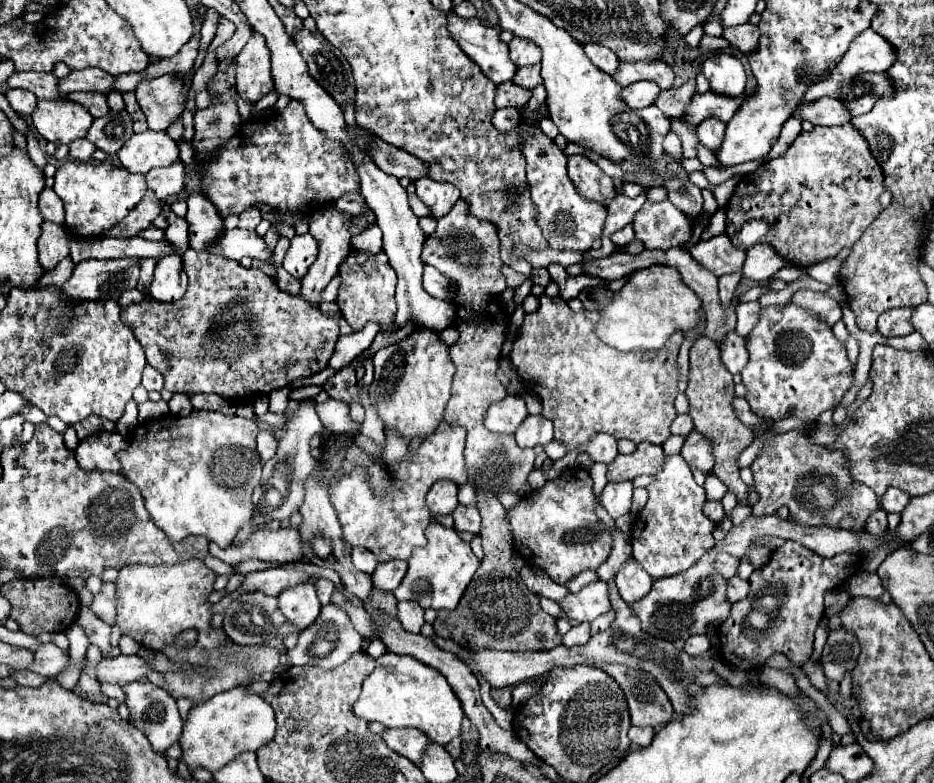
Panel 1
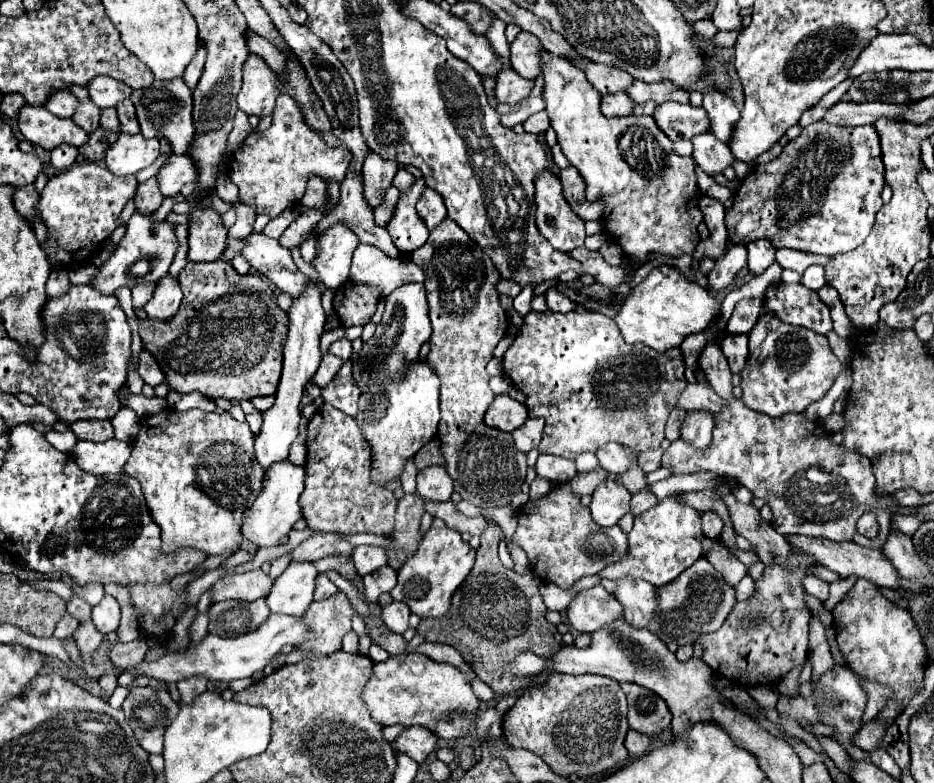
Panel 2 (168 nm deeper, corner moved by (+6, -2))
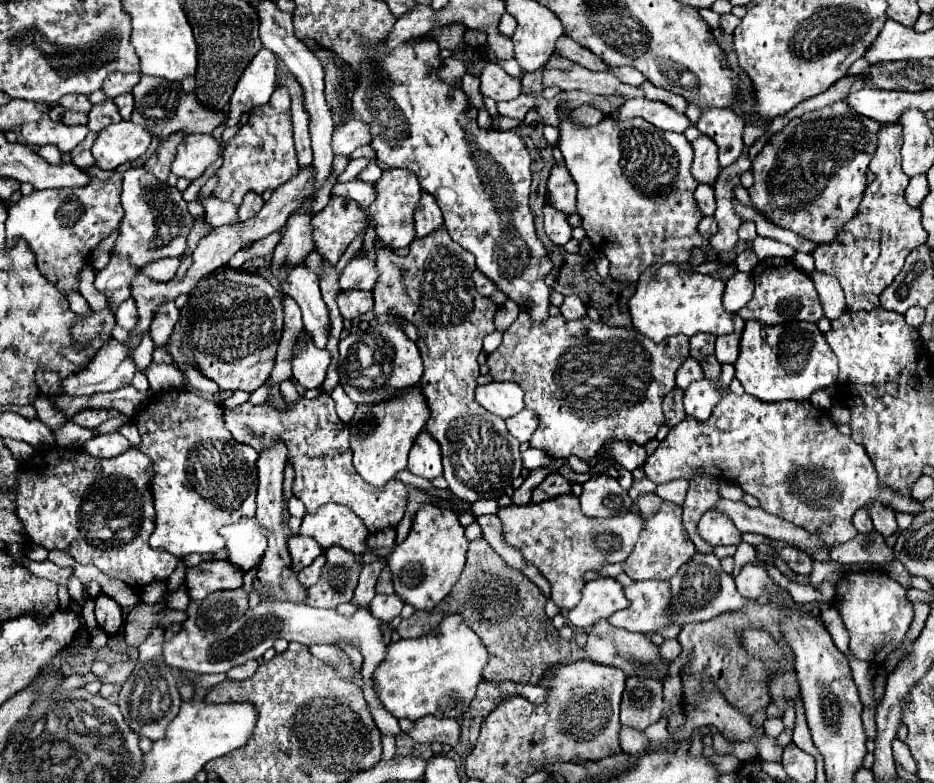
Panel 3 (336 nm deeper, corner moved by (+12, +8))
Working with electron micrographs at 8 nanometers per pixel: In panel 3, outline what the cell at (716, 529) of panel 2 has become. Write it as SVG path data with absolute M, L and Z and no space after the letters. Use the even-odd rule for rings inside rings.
M709 510L697 522L697 534L711 546L725 546L725 544L739 544L741 532L725 514L717 510Z

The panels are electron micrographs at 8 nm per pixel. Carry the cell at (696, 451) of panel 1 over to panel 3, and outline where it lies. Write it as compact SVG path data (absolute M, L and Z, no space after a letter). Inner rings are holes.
M721 364L721 376L717 380L699 380L685 390L685 412L697 420L707 420L721 398L721 390L727 390L735 377L733 364Z

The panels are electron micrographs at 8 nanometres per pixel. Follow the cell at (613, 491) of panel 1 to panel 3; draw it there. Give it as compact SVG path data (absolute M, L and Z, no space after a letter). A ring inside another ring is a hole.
M605 474L591 476L583 484L579 500L581 500L581 512L589 518L625 516L633 504L629 494L619 486L619 482Z

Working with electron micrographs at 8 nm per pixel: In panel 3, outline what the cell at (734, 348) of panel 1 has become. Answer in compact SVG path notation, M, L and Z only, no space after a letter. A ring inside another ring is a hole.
M735 316L735 332L729 334L729 336L719 336L717 342L715 342L715 358L723 364L723 362L729 362L729 364L735 364L737 356L739 356L739 340L741 340L741 334L743 334L743 326L745 322Z

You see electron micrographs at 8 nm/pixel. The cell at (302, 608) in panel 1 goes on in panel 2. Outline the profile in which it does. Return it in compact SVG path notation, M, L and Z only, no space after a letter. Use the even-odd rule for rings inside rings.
M291 562L287 570L275 580L267 600L267 606L273 614L303 616L313 602L317 570L307 562Z

